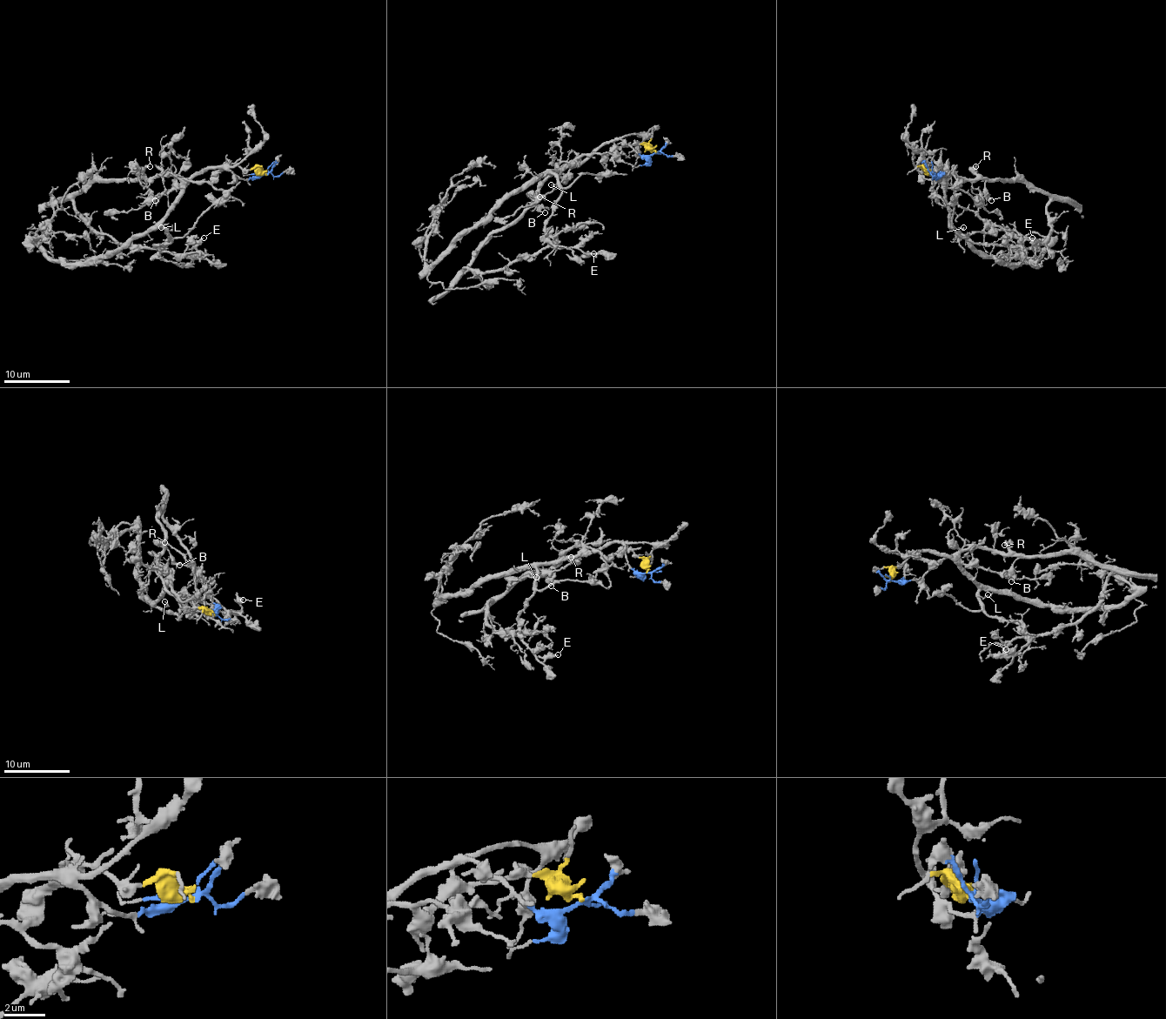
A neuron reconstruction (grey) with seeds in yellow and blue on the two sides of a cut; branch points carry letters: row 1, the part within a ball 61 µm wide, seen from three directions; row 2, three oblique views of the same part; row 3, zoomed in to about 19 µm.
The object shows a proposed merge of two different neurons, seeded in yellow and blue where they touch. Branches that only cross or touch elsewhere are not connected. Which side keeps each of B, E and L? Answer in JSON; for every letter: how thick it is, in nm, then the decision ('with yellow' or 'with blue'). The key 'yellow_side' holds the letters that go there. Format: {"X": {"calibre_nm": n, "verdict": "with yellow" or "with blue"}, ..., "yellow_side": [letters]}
{"B": {"calibre_nm": 180, "verdict": "with yellow"}, "E": {"calibre_nm": 280, "verdict": "with yellow"}, "L": {"calibre_nm": 120, "verdict": "with blue"}, "yellow_side": ["B", "E"]}

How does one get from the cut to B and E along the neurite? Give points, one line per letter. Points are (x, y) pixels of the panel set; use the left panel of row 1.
B: (265, 174), (227, 164), (211, 180), (191, 180), (168, 176), (142, 180), (149, 189), (149, 195), (155, 200)
E: (265, 174), (227, 164), (210, 180), (96, 178), (72, 198), (90, 226), (120, 243), (191, 258), (203, 238)

